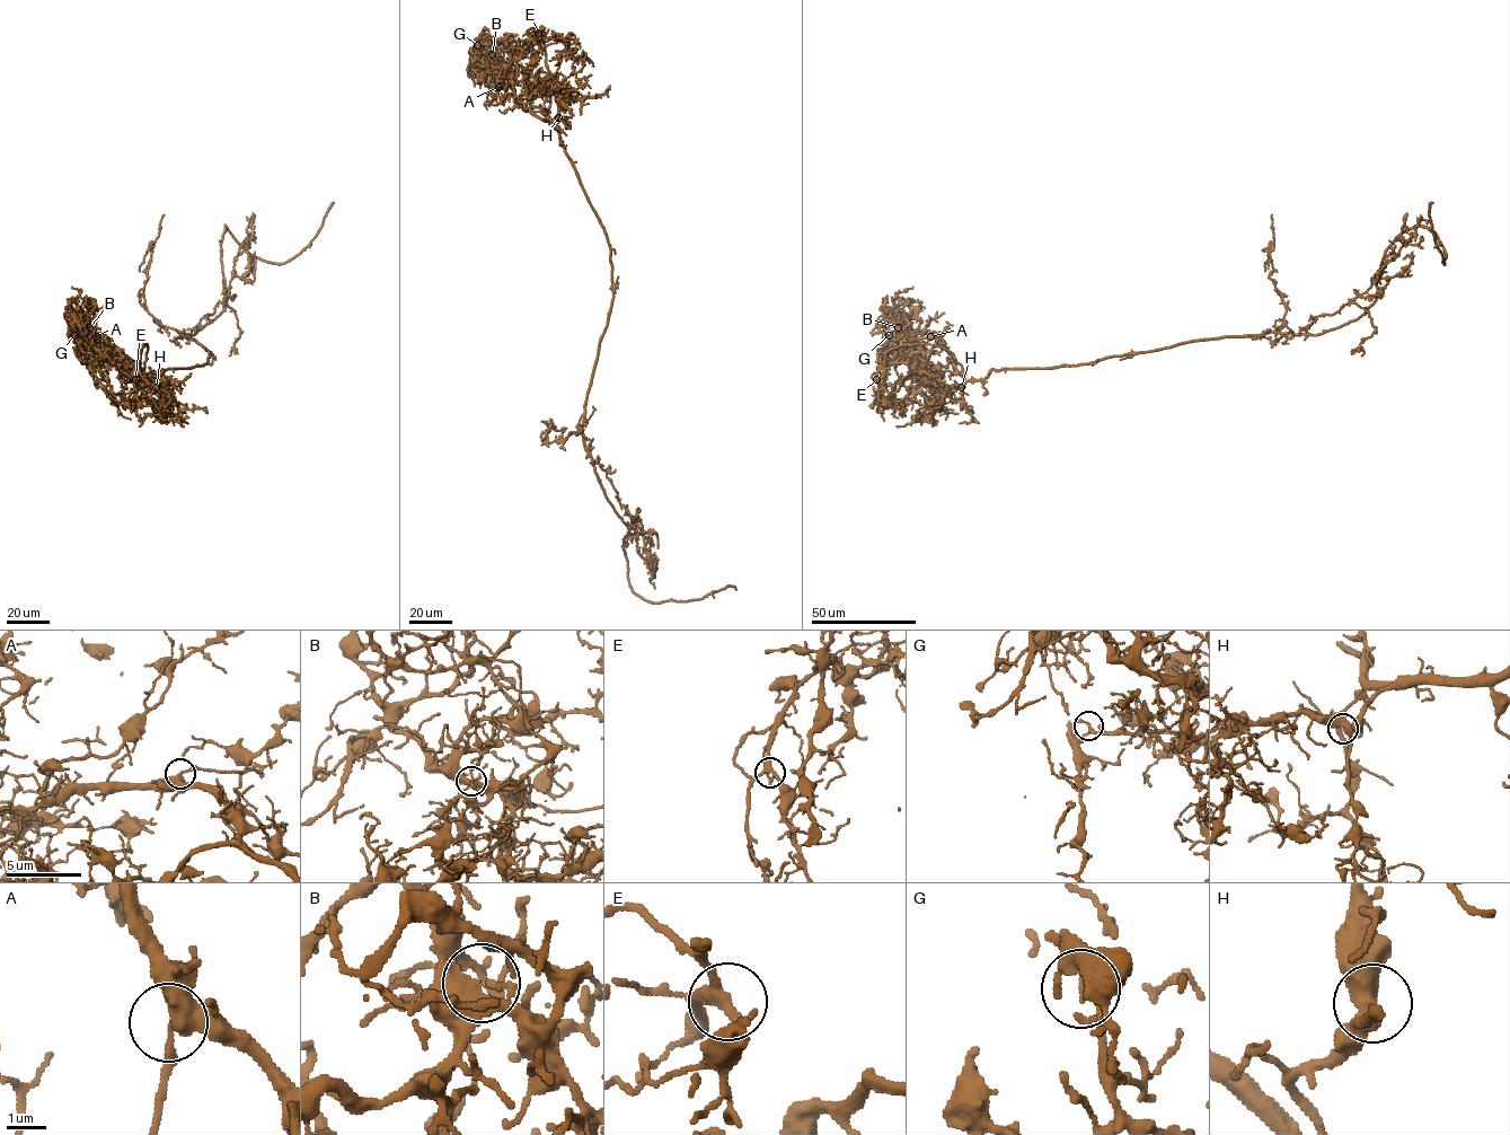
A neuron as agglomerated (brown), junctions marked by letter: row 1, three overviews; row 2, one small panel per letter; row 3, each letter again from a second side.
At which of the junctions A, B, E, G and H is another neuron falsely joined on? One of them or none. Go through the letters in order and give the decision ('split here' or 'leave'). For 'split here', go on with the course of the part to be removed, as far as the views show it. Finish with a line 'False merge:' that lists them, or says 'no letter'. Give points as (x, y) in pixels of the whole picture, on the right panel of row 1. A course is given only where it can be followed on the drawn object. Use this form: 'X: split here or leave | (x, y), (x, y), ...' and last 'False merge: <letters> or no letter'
A: leave
B: leave
E: leave
G: leave
H: leave
False merge: no letter

